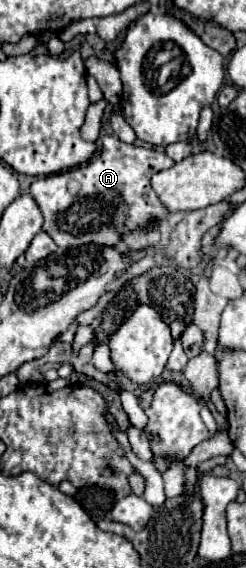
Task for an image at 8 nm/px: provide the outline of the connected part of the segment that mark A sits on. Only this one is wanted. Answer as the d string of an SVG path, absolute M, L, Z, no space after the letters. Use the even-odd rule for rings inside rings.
M106 135L102 149L98 149L88 163L36 179L30 185L30 195L44 215L42 231L62 249L80 247L84 243L116 245L122 233L170 215L156 197L150 177L172 165L174 161L164 151L128 145L114 135ZM70 183L78 183L78 193L70 193Z

